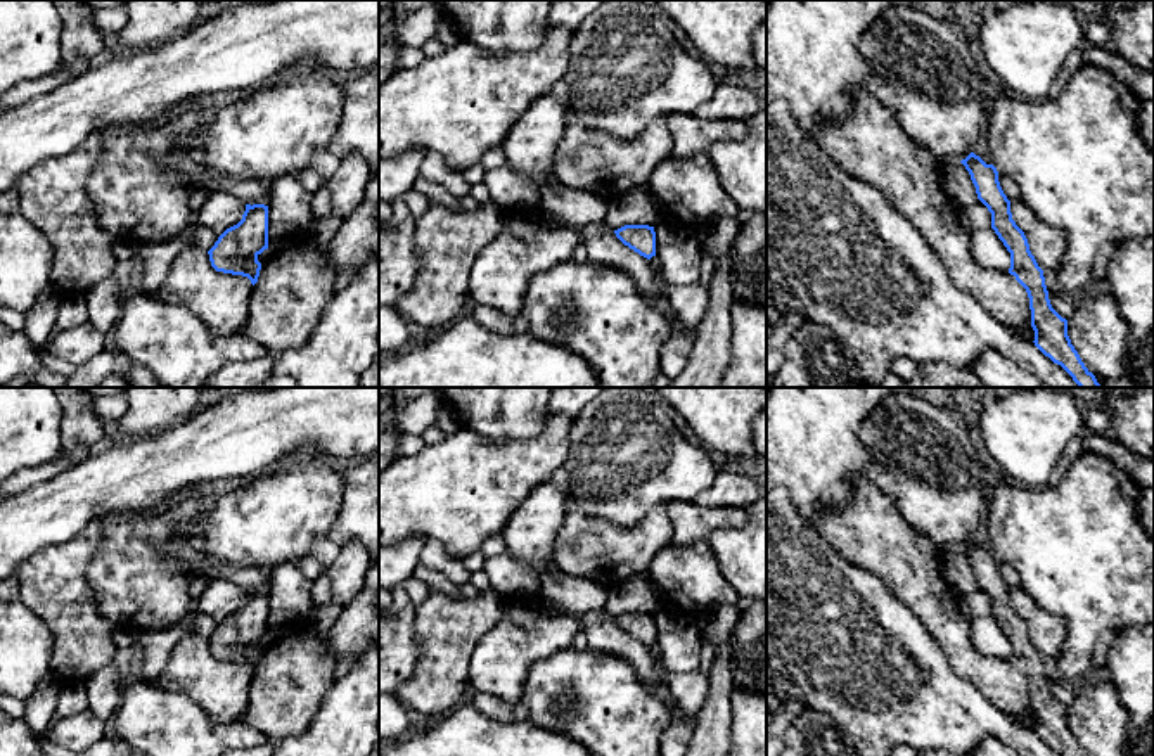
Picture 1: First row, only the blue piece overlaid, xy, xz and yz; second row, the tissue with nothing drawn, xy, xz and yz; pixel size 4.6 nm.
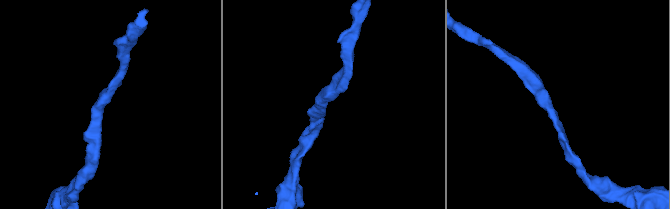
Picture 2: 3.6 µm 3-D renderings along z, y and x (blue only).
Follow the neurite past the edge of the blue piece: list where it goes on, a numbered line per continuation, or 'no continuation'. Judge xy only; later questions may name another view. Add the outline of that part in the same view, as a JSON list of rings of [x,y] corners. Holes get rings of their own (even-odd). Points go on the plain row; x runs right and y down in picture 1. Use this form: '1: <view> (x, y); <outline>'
no continuation

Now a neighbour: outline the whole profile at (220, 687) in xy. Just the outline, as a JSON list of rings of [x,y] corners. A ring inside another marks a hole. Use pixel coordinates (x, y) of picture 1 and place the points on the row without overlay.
[[[189,633],[171,650],[157,683],[190,697],[215,723],[242,718],[253,671],[247,664],[216,659],[208,638]]]

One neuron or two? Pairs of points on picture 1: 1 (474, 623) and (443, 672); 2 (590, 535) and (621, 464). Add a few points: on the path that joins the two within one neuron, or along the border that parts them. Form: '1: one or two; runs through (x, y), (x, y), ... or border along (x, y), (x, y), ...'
1: one; runs through (462, 635), (445, 653), (443, 659)
2: two; border along (566, 495), (590, 516), (621, 526), (637, 523)

